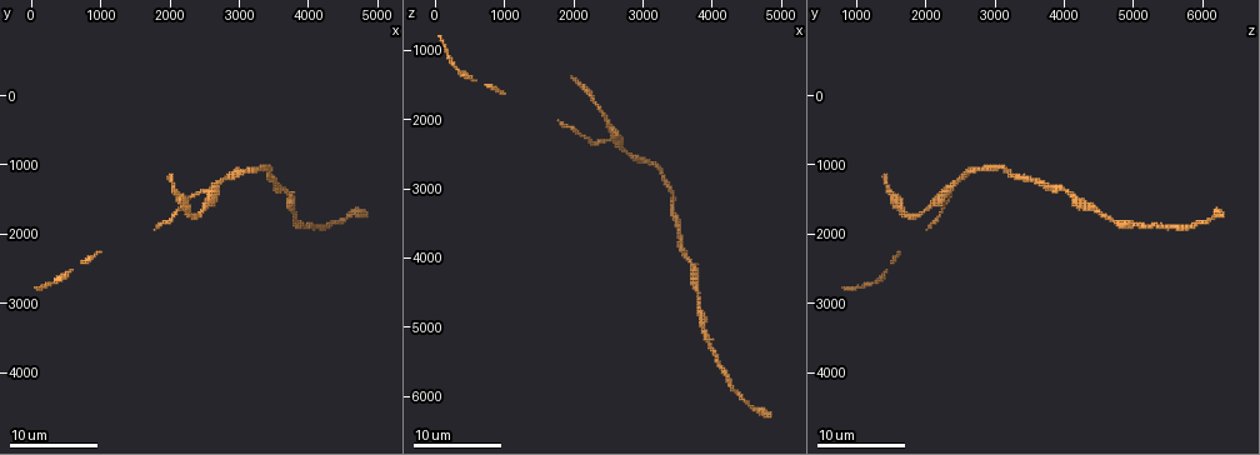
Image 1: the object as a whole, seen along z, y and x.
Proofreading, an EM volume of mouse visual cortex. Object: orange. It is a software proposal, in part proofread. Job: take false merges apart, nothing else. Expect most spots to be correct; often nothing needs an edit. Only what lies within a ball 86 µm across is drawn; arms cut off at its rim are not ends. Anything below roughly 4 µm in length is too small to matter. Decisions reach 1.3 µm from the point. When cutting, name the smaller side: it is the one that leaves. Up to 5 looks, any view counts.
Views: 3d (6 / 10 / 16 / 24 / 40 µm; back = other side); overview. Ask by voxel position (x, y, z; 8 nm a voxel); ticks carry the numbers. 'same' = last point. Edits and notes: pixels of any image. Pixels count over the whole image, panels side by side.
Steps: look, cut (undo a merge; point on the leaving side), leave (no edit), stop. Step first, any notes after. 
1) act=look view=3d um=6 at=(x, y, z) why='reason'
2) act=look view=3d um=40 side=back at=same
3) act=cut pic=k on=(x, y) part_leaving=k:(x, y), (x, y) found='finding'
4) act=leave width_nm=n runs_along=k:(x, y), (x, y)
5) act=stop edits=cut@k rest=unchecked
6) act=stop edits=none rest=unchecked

act=look view=3d um=16 at=(2300, 1700, 1750) why='sudden change in width'

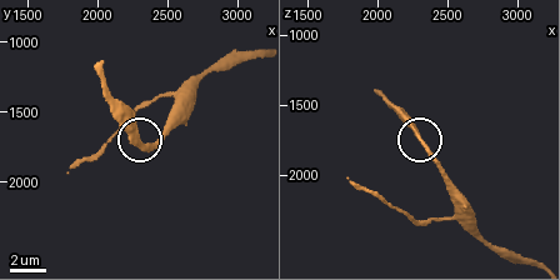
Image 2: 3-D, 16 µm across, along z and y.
act=leave runs_along=2:(259, 53), (223, 58), (151, 143), (140, 141), (118, 99) found='continuous, no second cell'

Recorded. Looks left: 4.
act=look view=3d um=10 at=(2600, 1400, 2250) why='a fork'

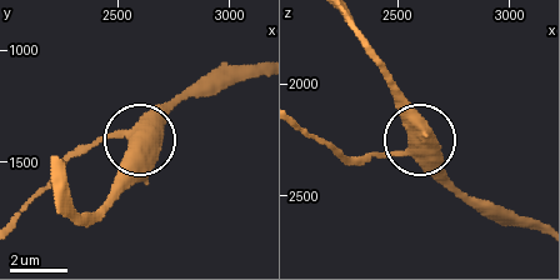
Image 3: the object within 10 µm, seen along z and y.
act=look view=3d um=6 at=(2570, 1430, 2260)

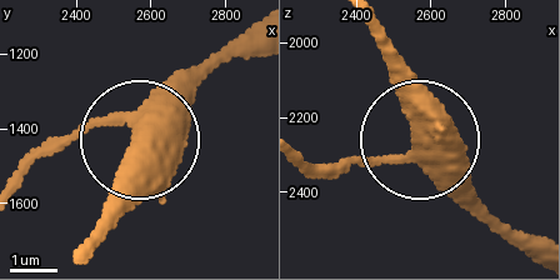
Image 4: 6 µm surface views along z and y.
act=leave side_arm_um=12 runs_along=4:(530, 251), (434, 156), (403, 64) found='all the same cell'

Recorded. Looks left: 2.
act=look view=3d um=10 at=(3550, 1250, 3700) why='a narrow waist'

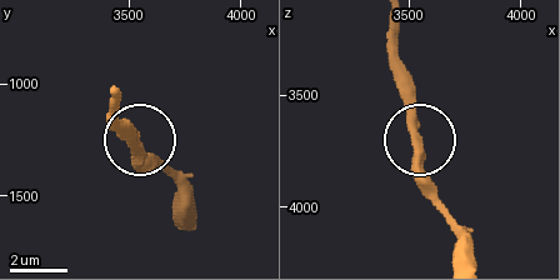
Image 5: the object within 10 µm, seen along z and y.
act=look view=3d um=10 side=back at=(3530, 1270, 3700) why='other side'

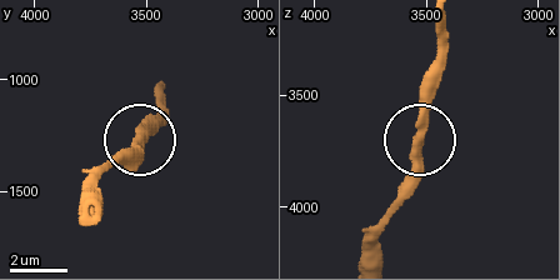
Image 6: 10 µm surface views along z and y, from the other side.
act=leave runs_along=6:(439, 20), (439, 56), (404, 204) found='one cell here'

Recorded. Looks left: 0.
act=stop edits=none rest=unchecked

